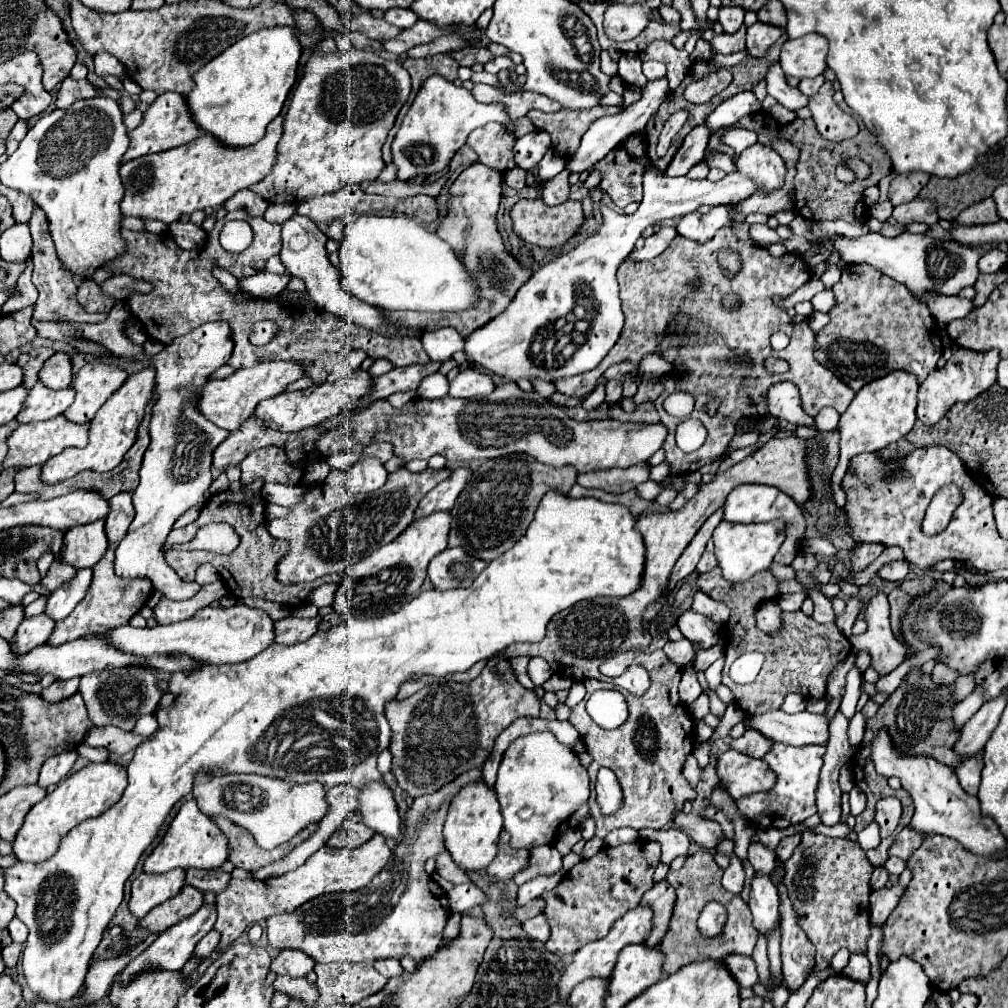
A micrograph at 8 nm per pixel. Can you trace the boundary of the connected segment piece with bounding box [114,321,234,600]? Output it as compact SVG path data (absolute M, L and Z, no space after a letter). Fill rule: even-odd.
M226 321L204 323L190 333L176 337L162 353L154 355L150 363L156 367L156 401L150 419L150 447L144 453L140 467L140 485L134 491L136 517L128 535L116 549L116 575L120 577L148 577L154 589L174 600L189 599L197 593L197 583L184 582L162 557L162 543L172 531L174 521L186 509L204 503L212 483L212 455L214 449L230 433L218 429L198 413L198 393L210 381L210 375L228 363L232 353L232 333Z

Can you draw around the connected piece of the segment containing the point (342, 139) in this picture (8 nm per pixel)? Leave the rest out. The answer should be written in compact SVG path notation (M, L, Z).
M314 45L312 57L304 67L304 77L300 79L284 117L284 135L278 143L278 163L266 179L250 189L268 203L300 203L310 197L338 191L350 183L376 181L384 169L382 145L396 121L400 107L406 103L408 93L410 75L400 63L380 57L376 51L350 49L342 55L336 55L336 51L322 53L320 45Z

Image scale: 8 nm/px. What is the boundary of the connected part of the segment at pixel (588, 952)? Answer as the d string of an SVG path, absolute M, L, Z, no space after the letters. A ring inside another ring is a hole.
M638 905L634 909L630 909L630 913L626 913L624 917L620 917L612 927L610 933L598 941L586 943L582 949L578 949L578 953L574 953L574 961L566 967L558 987L560 987L560 999L568 999L570 991L574 985L578 985L580 981L584 981L586 977L608 977L616 965L616 957L618 953L628 945L628 943L642 943L652 929L652 917L654 911L650 909L650 905Z

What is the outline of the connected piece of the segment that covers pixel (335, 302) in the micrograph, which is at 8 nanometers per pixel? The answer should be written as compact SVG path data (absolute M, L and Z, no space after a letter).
M294 215L292 219L282 223L282 249L280 249L280 259L286 267L286 271L294 277L300 277L306 285L306 291L310 295L310 299L316 303L316 307L320 311L328 311L336 317L342 317L346 321L356 323L362 329L368 331L376 331L380 335L386 337L394 337L394 339L420 339L422 337L422 329L418 327L404 327L402 323L394 323L390 321L390 317L372 305L366 305L364 301L356 299L352 293L346 293L346 289L342 289L342 283L338 279L338 267L334 267L328 261L328 253L326 253L326 241L328 237L306 217L302 215Z

